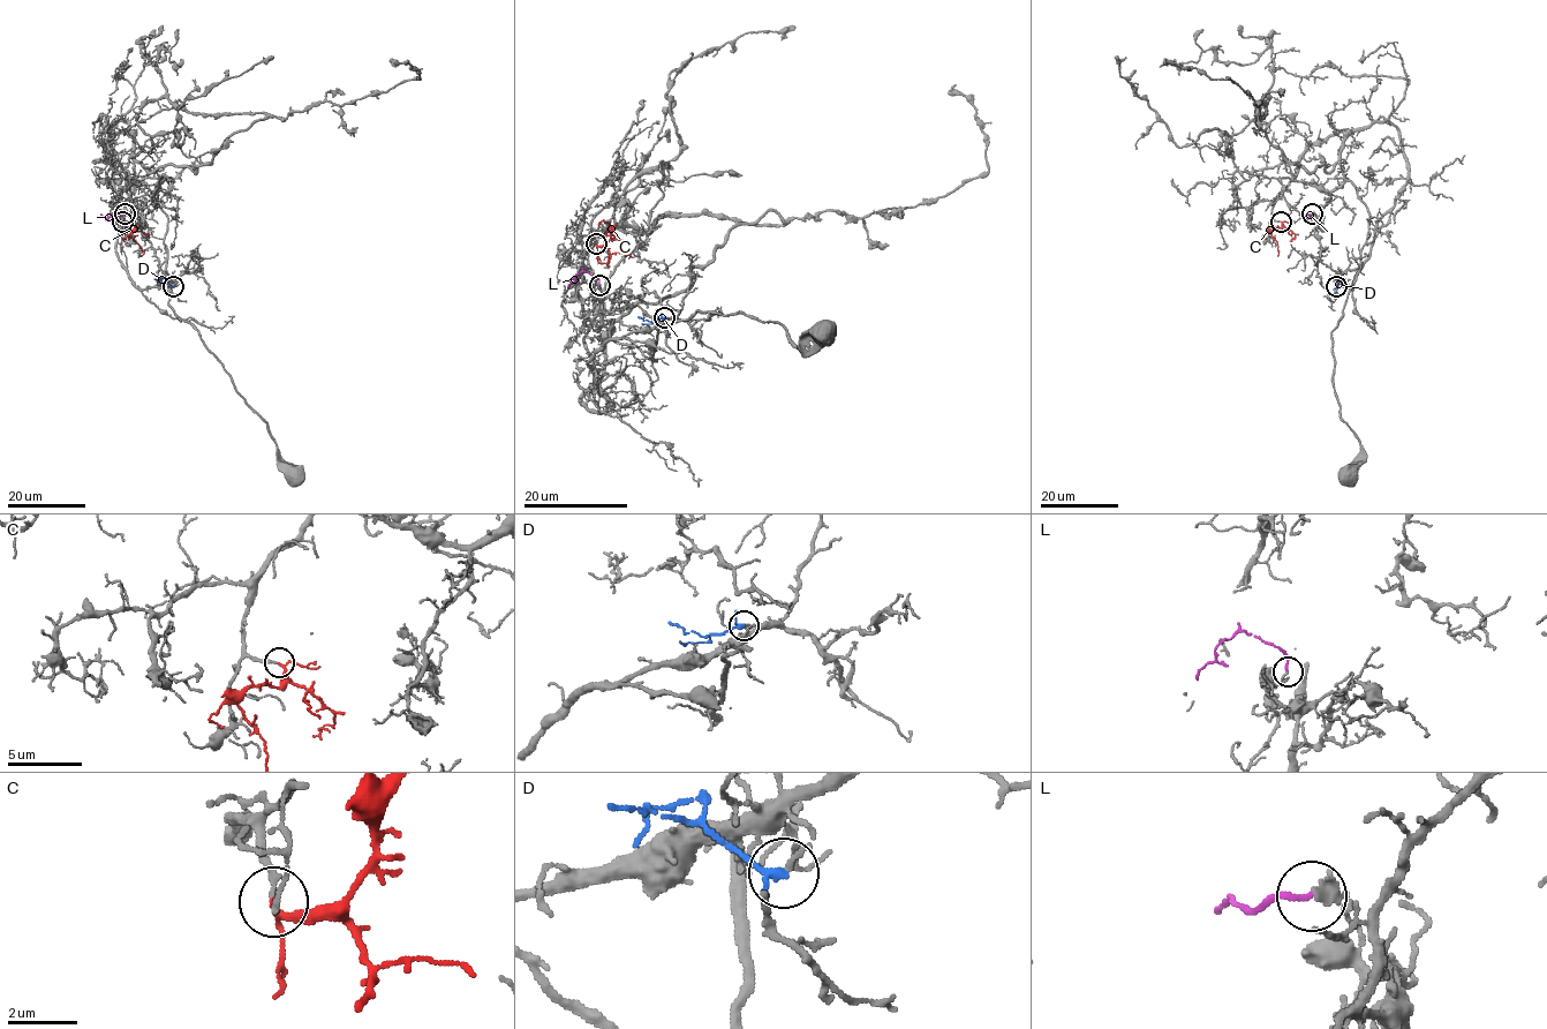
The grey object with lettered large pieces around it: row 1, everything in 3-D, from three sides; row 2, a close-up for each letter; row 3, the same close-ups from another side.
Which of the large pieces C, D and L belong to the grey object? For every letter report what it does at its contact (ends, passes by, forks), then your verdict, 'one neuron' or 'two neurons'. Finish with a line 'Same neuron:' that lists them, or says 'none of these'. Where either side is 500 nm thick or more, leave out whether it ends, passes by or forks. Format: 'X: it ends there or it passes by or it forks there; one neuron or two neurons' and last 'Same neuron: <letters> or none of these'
C: it passes by; one neuron
D: it passes by; two neurons
L: it ends there; two neurons
Same neuron: C

